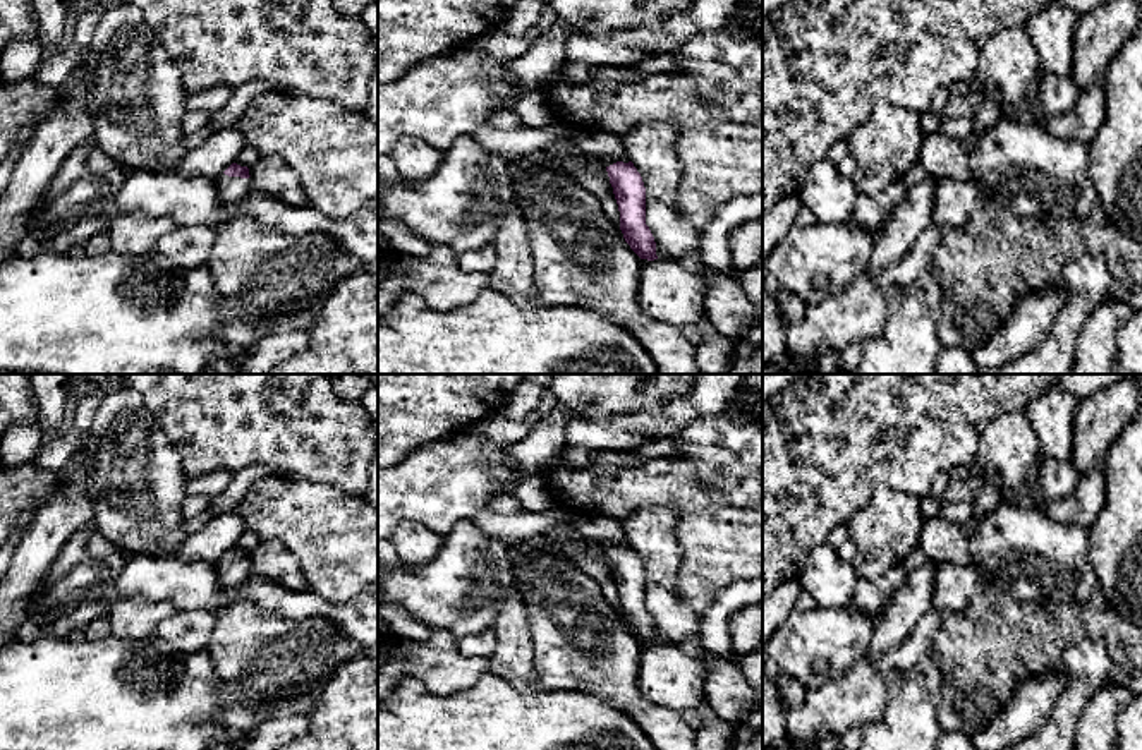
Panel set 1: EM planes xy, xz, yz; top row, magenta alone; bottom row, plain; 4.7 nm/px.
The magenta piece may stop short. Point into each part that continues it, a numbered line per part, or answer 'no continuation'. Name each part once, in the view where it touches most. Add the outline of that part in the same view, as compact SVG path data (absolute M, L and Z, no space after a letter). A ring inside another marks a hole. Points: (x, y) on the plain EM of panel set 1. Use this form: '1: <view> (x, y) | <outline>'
1: xy (230, 574) | M225 558L218 559L215 563L215 566L216 566L216 572L220 575L223 589L235 587L251 572L251 565L249 563L228 561Z

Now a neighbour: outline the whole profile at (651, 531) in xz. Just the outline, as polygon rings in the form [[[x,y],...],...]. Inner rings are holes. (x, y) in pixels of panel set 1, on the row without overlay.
[[[647,506],[618,522],[646,572],[646,609],[654,621],[656,640],[673,645],[701,632],[701,614],[677,594],[682,561],[677,520],[671,506]]]

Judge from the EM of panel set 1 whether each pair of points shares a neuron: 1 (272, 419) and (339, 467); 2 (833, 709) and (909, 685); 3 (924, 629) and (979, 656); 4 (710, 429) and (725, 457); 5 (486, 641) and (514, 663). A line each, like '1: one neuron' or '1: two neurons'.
1: one neuron
2: two neurons
3: two neurons
4: one neuron
5: two neurons

